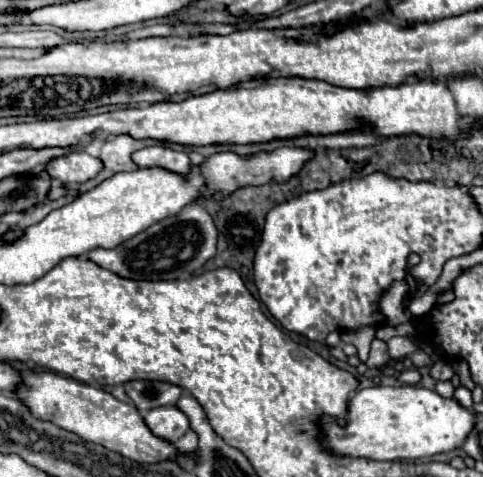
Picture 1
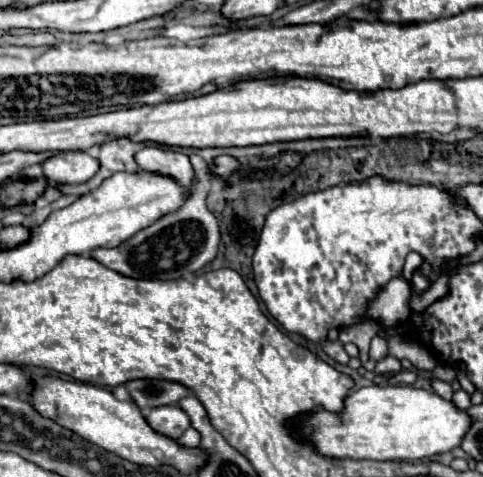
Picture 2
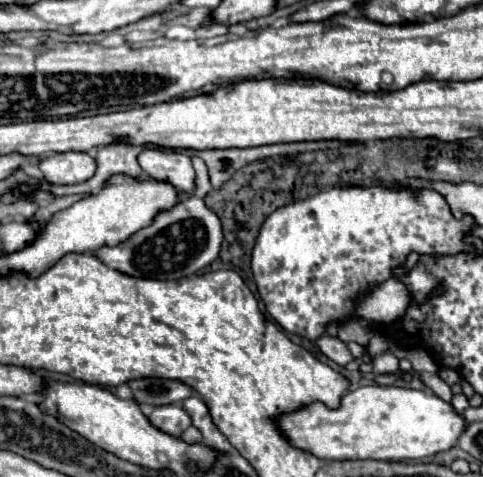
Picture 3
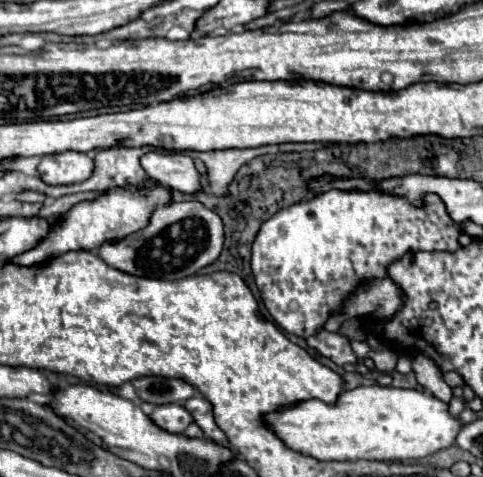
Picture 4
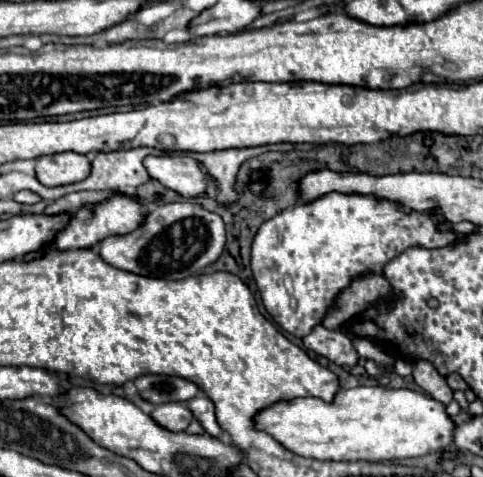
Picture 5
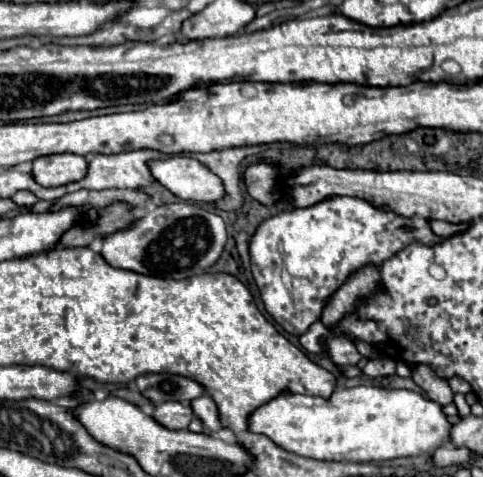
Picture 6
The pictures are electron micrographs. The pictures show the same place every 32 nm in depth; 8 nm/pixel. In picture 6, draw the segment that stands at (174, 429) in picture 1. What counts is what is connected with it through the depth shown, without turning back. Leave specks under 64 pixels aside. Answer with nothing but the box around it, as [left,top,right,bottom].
[154,402,194,430]

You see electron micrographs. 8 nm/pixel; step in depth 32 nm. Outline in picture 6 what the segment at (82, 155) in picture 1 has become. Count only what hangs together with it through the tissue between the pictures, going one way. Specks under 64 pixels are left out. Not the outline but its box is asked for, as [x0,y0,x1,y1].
[32,154,86,186]

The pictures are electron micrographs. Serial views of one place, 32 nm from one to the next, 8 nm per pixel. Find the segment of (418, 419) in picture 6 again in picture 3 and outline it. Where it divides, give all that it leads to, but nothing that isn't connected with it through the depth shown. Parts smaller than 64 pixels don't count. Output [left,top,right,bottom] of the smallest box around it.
[276,386,466,460]

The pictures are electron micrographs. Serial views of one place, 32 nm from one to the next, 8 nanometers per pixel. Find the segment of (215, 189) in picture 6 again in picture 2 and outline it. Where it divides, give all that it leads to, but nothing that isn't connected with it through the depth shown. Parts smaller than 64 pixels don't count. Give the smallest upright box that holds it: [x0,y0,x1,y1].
[136,146,194,188]

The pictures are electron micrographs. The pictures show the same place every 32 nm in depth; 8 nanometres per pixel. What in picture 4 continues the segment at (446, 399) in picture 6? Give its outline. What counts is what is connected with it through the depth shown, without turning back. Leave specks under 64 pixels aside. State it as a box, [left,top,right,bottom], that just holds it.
[412,354,452,404]

